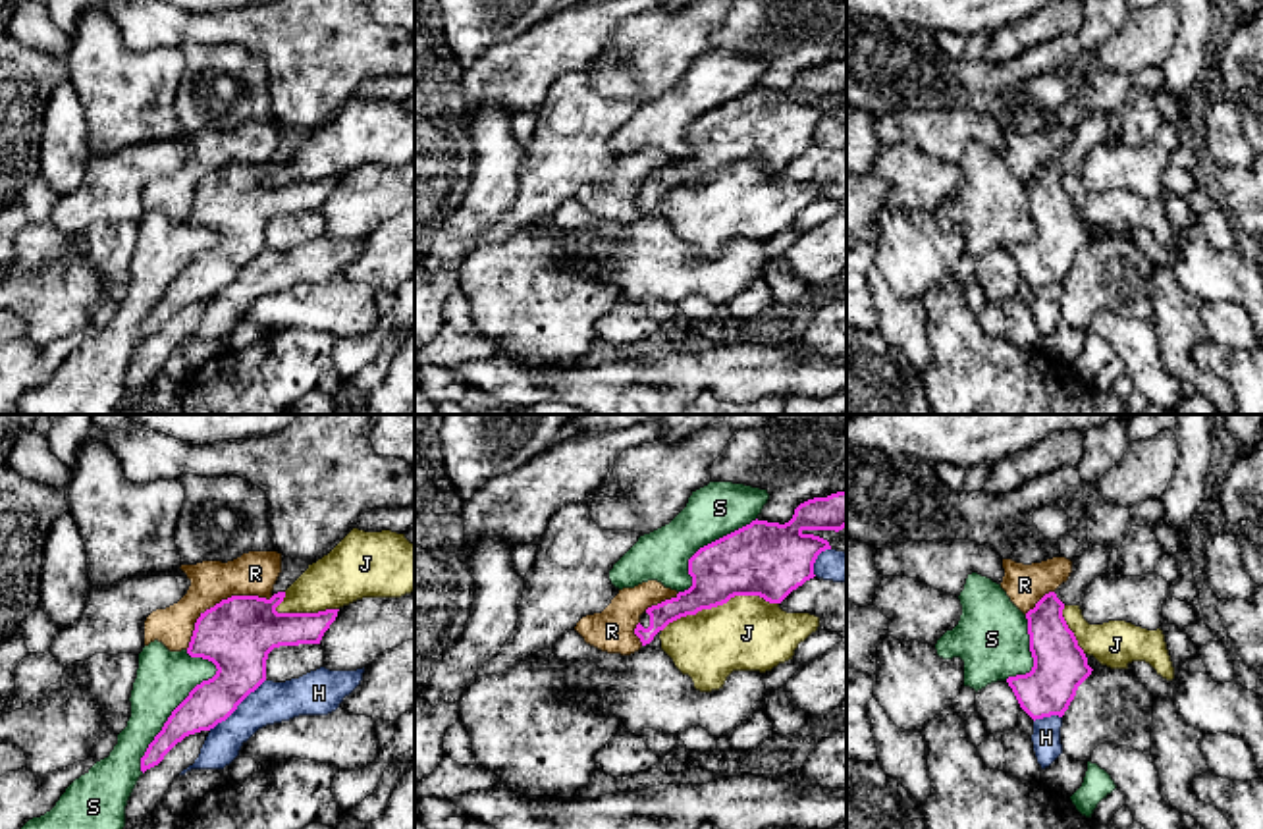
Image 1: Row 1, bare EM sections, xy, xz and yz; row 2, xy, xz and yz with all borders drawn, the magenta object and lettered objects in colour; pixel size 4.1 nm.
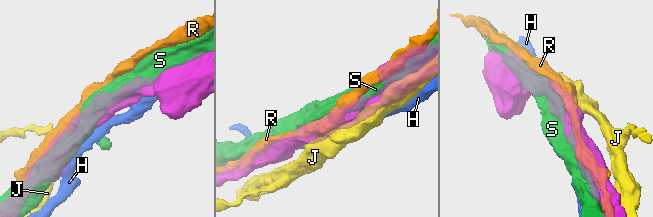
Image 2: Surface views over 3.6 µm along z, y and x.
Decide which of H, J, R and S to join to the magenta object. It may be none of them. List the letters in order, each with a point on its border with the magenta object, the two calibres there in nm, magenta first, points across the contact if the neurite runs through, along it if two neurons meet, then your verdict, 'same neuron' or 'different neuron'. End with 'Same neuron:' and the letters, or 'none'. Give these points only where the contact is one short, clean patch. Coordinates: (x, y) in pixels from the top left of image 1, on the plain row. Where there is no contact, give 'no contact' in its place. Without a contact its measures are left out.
H: xy (236, 276) | 240/180 nm | different neuron
J: xz (720, 172) | 300/320 nm | different neuron
R: xy (222, 168) | 300/190 nm | different neuron
S: xy (172, 282) | 190/240 nm | different neuron
Same neuron: none

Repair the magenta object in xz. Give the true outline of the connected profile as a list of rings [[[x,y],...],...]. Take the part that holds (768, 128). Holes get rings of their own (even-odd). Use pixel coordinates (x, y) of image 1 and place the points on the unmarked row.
[[[846,60],[800,71],[789,91],[750,93],[700,116],[688,127],[692,154],[648,175],[634,202],[642,214],[661,216],[661,199],[686,183],[727,172],[735,164],[760,164],[781,172],[793,158],[814,147],[818,123],[831,118],[814,98],[846,94]]]

